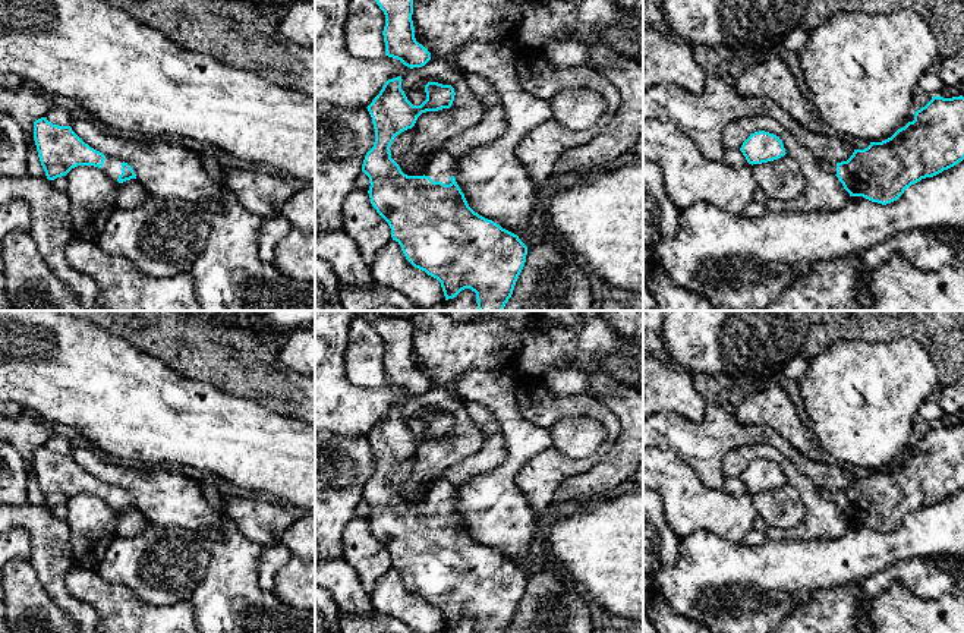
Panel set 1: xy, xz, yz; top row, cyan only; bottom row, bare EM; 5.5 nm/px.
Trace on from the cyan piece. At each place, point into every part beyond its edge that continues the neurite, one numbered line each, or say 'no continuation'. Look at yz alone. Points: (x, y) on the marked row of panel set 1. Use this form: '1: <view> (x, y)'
1: yz (831, 167)

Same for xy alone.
1: xy (112, 167)

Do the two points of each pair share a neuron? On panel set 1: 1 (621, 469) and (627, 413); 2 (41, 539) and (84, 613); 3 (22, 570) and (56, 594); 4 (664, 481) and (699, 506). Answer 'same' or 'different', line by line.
1: same
2: same
3: different
4: same

